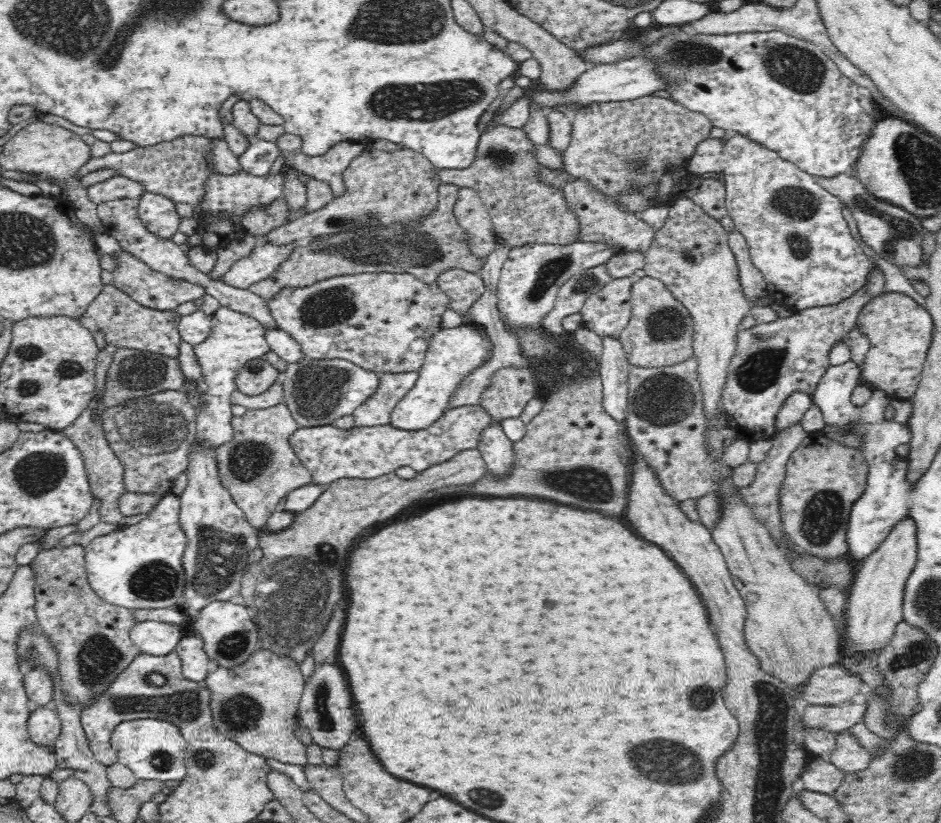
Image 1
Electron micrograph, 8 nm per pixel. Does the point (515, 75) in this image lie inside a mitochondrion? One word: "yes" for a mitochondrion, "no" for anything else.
no

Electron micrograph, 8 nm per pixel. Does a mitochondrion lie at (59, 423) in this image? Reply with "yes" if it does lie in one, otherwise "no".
no

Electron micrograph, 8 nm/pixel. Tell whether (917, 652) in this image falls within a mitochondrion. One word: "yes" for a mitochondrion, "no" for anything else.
yes

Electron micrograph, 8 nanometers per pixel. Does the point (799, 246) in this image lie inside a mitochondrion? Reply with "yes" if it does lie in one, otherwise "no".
yes

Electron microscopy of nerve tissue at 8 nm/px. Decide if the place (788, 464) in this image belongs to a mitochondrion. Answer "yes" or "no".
no

